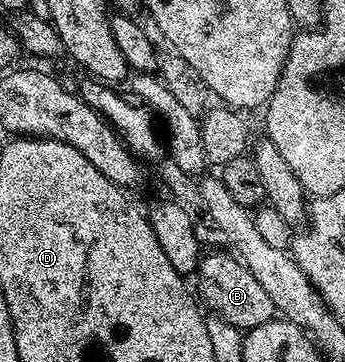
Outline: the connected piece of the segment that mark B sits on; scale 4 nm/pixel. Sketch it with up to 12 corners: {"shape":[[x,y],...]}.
{"shape":[[230,253],[201,256],[197,294],[242,333],[275,318],[272,297]]}

